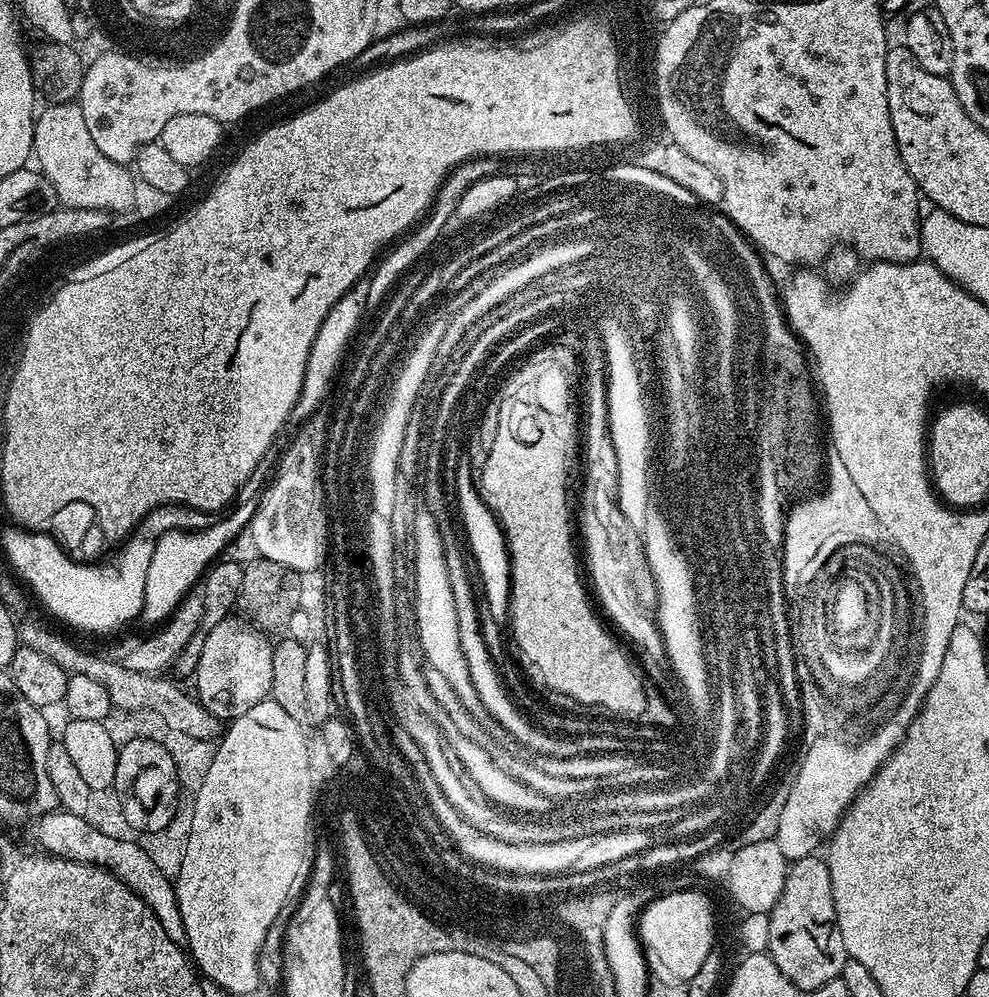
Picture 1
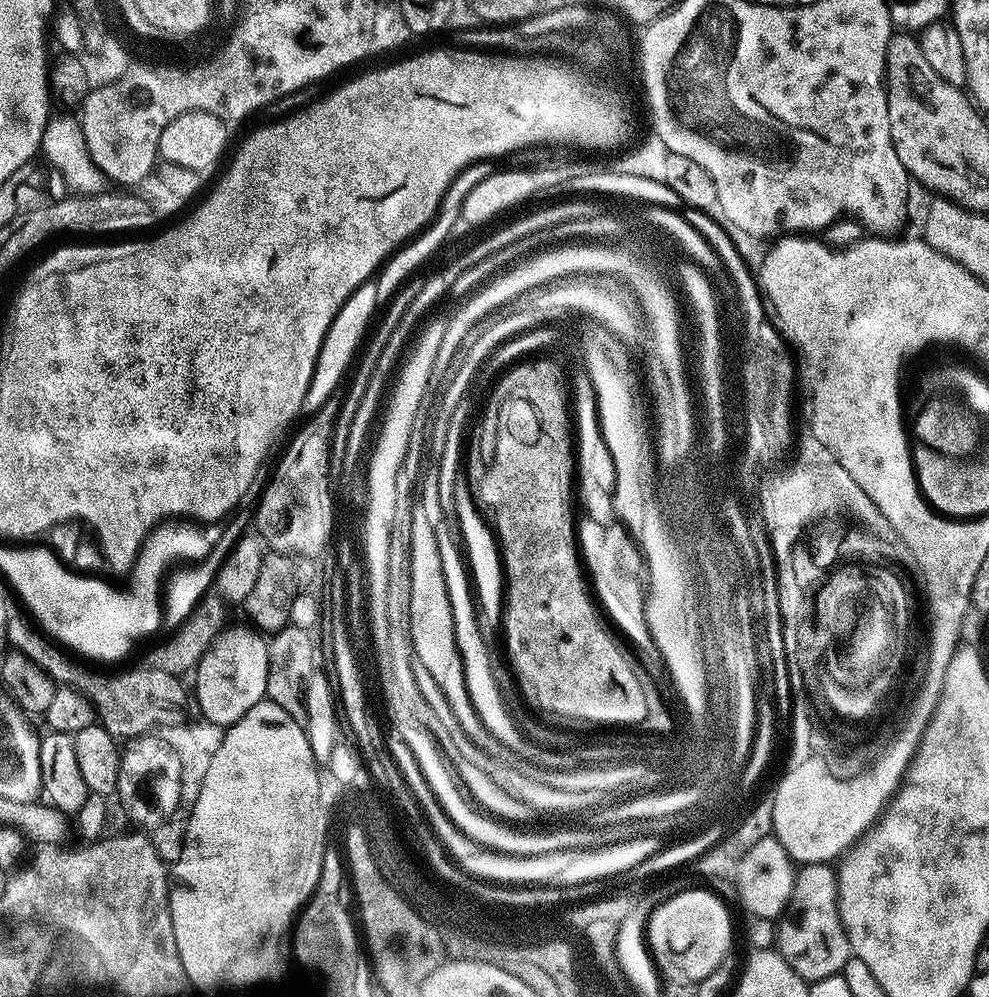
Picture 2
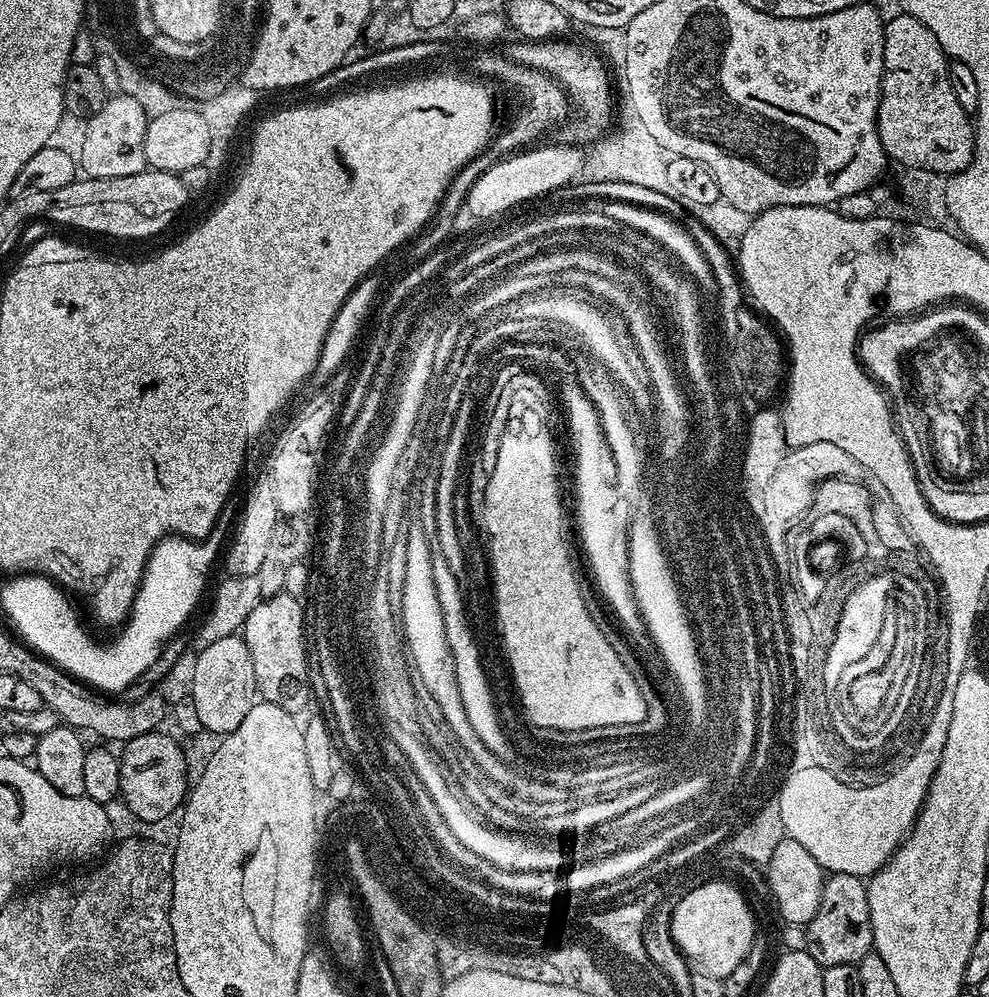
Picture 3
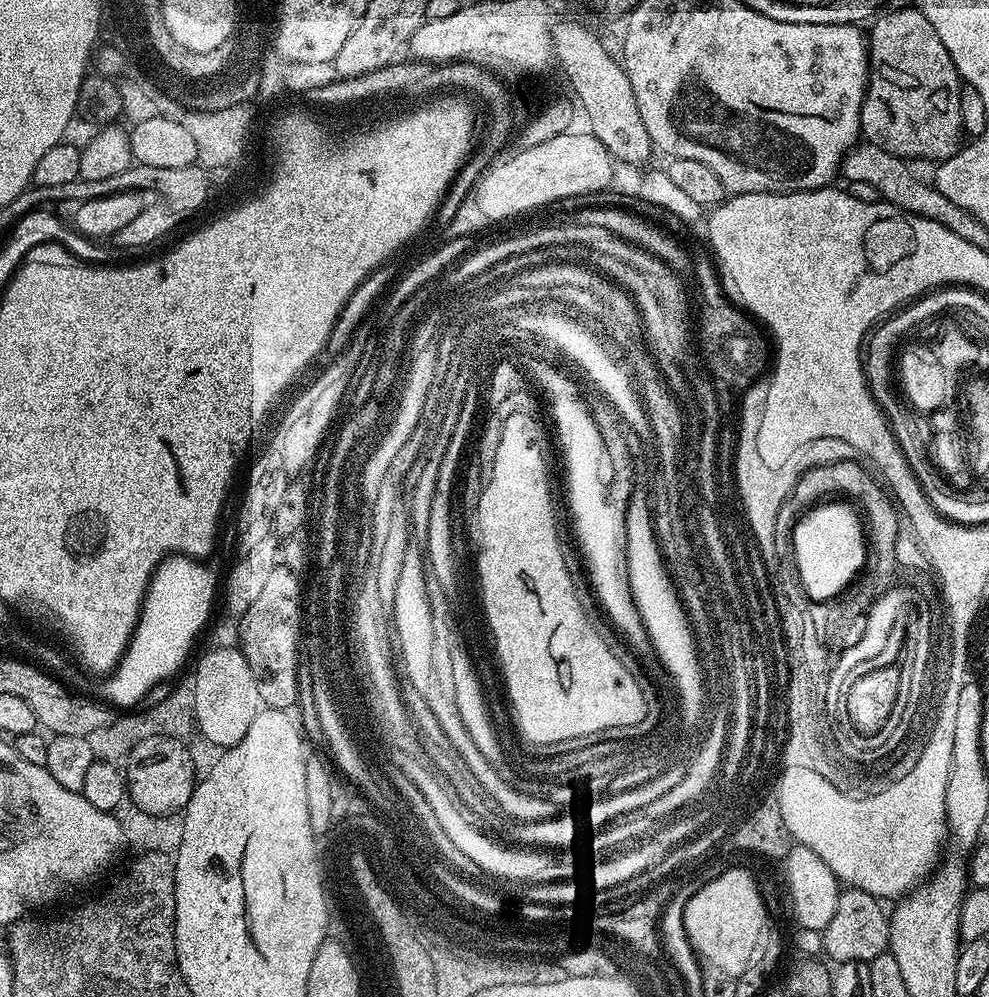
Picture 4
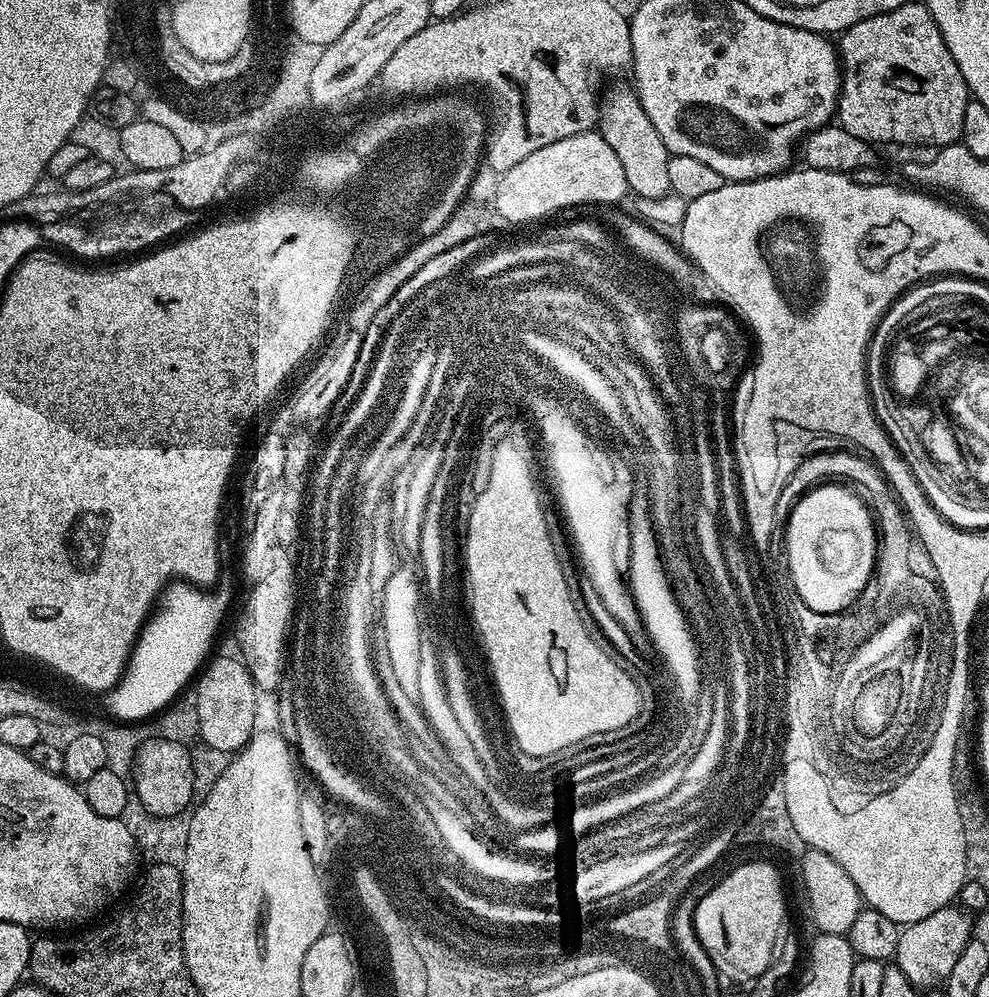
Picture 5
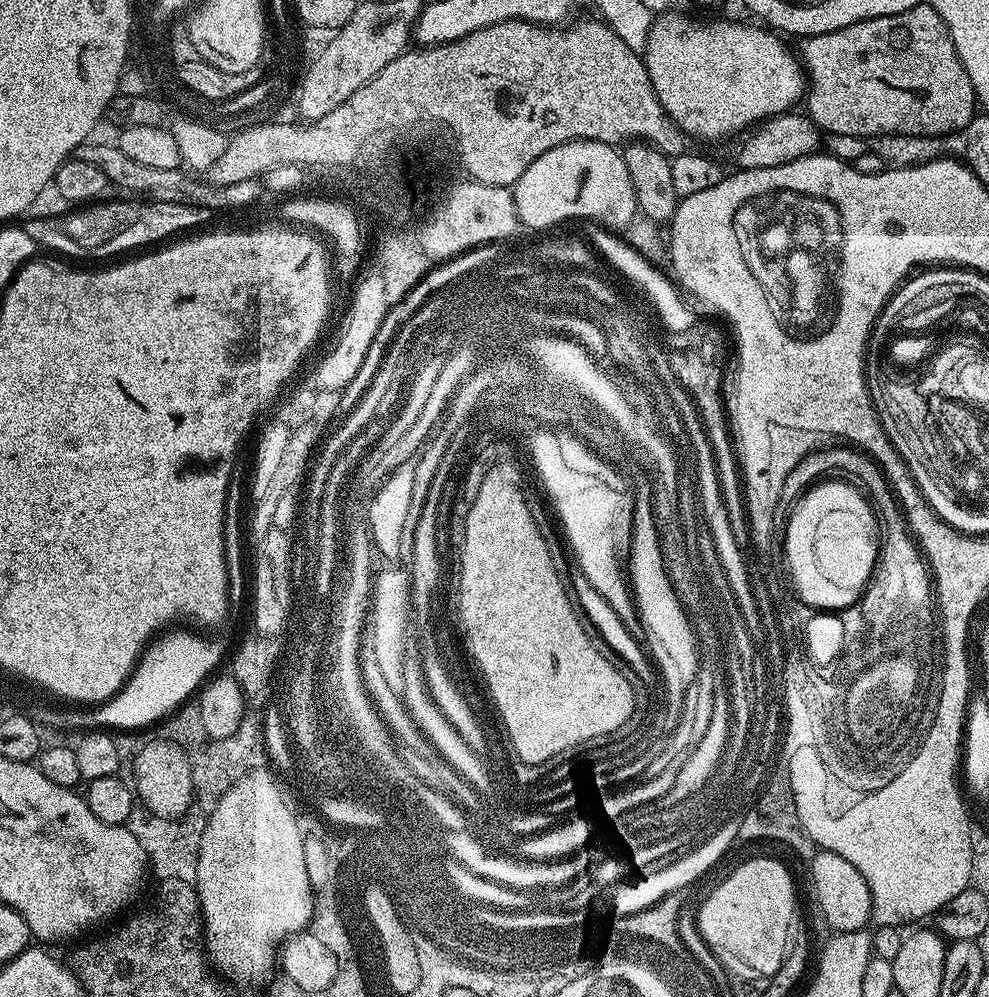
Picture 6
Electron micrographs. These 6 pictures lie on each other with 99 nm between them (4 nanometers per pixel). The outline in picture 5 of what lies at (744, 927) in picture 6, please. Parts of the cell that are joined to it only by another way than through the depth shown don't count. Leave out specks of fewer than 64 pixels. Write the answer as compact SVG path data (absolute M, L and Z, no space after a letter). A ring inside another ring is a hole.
M740 864L698 902L696 933L717 972L740 972L756 978L766 971L772 962L776 923L779 923L780 902L784 898L786 891L780 885L774 865Z

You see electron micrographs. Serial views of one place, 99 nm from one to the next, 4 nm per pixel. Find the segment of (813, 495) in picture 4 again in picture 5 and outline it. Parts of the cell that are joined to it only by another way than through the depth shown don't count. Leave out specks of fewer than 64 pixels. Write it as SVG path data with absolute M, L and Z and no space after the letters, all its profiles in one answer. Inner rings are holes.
M847 450L819 452L806 457L802 461L798 470L794 470L794 474L790 474L786 486L782 486L782 494L778 494L780 508L774 506L777 517L776 524L780 524L780 520L787 524L792 508L801 499L808 496L813 489L821 487L825 482L847 482L852 486L857 484L861 489L856 488L866 497L867 507L874 513L874 523L878 529L878 548L886 548L886 550L892 550L892 552L894 550L896 552L910 550L914 532L900 501L896 499L896 493L893 492L892 485L885 480L884 473L876 467L871 459Z

